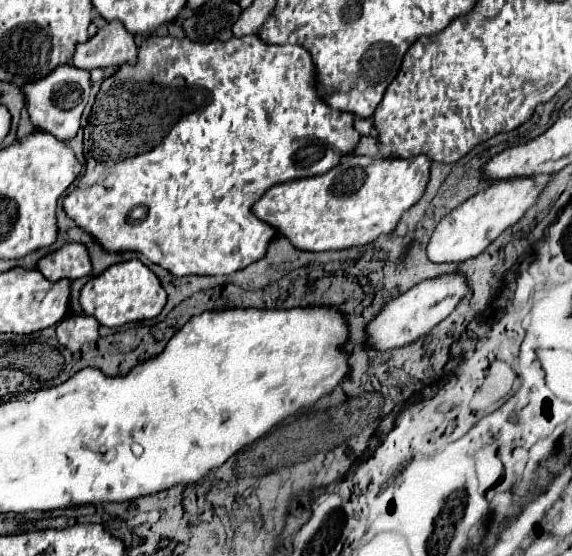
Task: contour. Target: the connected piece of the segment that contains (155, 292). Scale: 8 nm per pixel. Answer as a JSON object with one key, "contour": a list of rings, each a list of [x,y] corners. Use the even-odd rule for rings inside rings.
{"contour":[[[139,259],[111,265],[97,277],[91,277],[81,289],[81,307],[85,315],[95,317],[105,327],[121,327],[125,323],[145,321],[157,317],[167,301],[167,293],[161,287],[157,275],[145,267]]]}

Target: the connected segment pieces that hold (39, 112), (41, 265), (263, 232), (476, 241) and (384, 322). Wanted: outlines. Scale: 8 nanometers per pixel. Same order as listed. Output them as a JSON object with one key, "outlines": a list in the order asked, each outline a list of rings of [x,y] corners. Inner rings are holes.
{"outlines":[[[[59,65],[53,73],[49,73],[47,77],[35,83],[27,83],[23,89],[27,95],[27,111],[29,111],[31,123],[37,129],[51,133],[59,141],[67,141],[77,135],[81,127],[83,109],[89,101],[89,89],[91,89],[89,71],[77,69],[73,65]]],[[[67,243],[61,249],[49,253],[37,263],[37,269],[49,279],[49,281],[59,281],[59,279],[79,279],[87,277],[91,273],[91,259],[81,243]]],[[[155,35],[149,37],[149,39],[139,47],[139,59],[137,59],[137,63],[135,63],[133,67],[131,67],[131,65],[121,65],[111,77],[103,79],[103,85],[101,85],[101,89],[99,89],[99,93],[97,93],[97,97],[95,97],[93,111],[91,111],[89,121],[87,121],[87,127],[85,127],[85,161],[87,161],[85,165],[87,165],[87,169],[85,169],[85,175],[81,177],[79,185],[73,189],[73,193],[69,193],[69,195],[65,197],[65,201],[63,201],[65,213],[67,213],[83,231],[91,233],[91,235],[101,243],[101,247],[103,247],[105,251],[137,251],[137,253],[143,253],[149,261],[153,261],[153,263],[165,267],[167,271],[171,271],[171,273],[177,275],[177,277],[183,277],[183,275],[231,275],[231,273],[235,273],[235,271],[239,271],[239,269],[249,267],[251,263],[255,263],[255,261],[259,261],[259,259],[265,257],[265,253],[267,253],[267,249],[269,249],[269,243],[271,243],[271,241],[275,239],[275,235],[277,235],[277,231],[275,231],[271,225],[267,225],[265,221],[261,221],[261,219],[253,213],[253,209],[251,209],[251,207],[265,195],[265,191],[271,189],[271,187],[277,185],[277,183],[285,183],[285,181],[291,181],[291,179],[303,179],[303,177],[323,175],[323,173],[331,171],[331,167],[335,167],[343,157],[349,157],[349,155],[355,151],[355,147],[359,145],[361,135],[359,135],[359,133],[355,131],[355,127],[353,127],[353,115],[351,115],[351,113],[343,113],[343,111],[339,111],[339,109],[331,109],[331,105],[327,105],[327,103],[319,97],[313,79],[315,79],[315,63],[311,61],[311,55],[309,55],[303,47],[299,47],[299,45],[269,45],[269,43],[261,41],[261,37],[257,37],[257,35],[233,37],[233,39],[229,39],[229,41],[213,41],[213,43],[195,43],[195,41],[187,39],[187,37],[185,37],[185,39],[155,37]]],[[[523,177],[523,181],[493,181],[485,191],[479,191],[471,199],[463,201],[457,209],[453,209],[449,215],[445,215],[439,221],[427,247],[429,259],[435,263],[443,263],[443,261],[459,263],[479,255],[507,227],[517,223],[527,213],[527,209],[531,209],[531,203],[537,201],[541,191],[543,187],[535,181],[535,177],[529,179]]],[[[461,273],[439,275],[415,285],[405,295],[399,295],[397,299],[389,301],[383,307],[383,311],[367,325],[369,343],[381,351],[413,343],[421,335],[429,333],[437,323],[441,323],[467,293],[469,293],[469,281]]]]}

